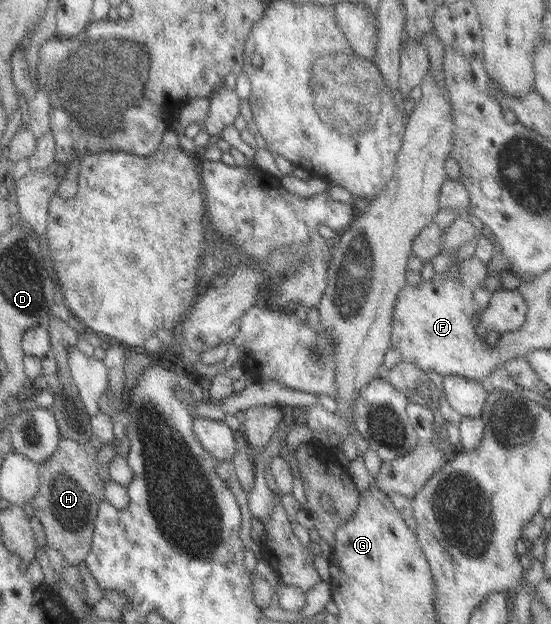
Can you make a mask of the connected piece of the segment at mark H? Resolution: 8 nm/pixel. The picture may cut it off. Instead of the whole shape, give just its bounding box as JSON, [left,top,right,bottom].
[29,437,103,566]

